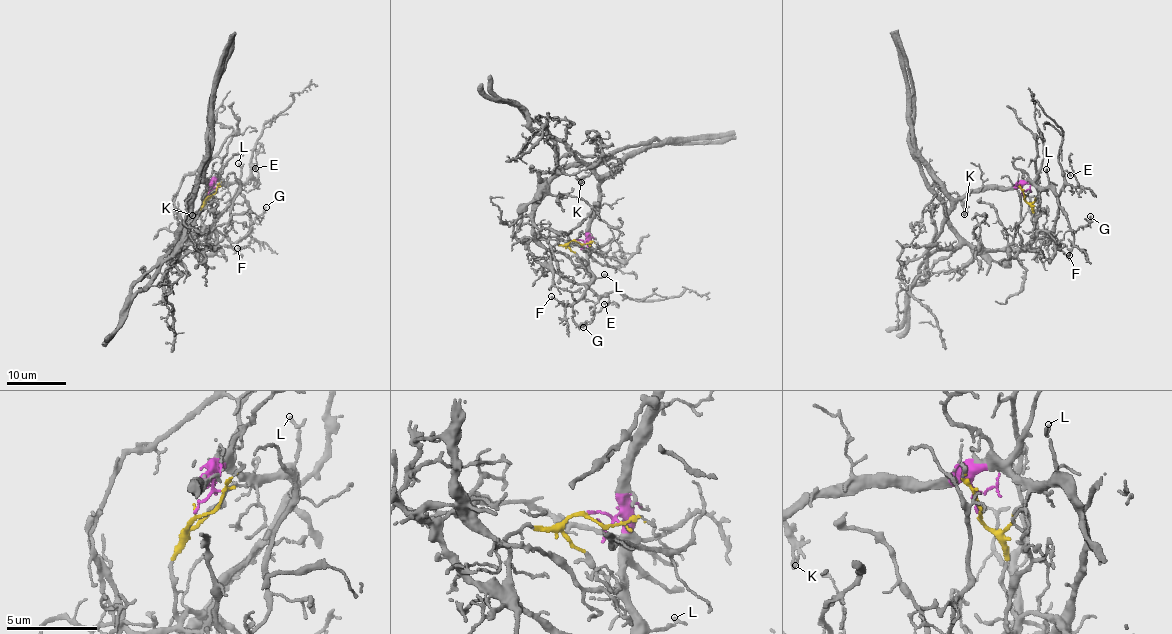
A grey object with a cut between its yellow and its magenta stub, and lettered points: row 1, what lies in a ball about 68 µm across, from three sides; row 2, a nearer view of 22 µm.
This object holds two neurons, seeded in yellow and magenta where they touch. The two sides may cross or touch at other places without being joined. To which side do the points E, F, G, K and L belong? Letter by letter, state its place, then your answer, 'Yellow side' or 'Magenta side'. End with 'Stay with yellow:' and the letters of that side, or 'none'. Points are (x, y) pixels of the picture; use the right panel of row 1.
E: Place: (1070, 175). Magenta side
F: Place: (1069, 255). Magenta side
G: Place: (1090, 216). Magenta side
K: Place: (964, 214). Magenta side
L: Place: (1046, 169). Magenta side
Stay with yellow: none

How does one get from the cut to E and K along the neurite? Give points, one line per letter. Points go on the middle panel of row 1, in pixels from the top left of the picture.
E: (576, 240), (579, 240), (586, 250), (589, 286), (608, 299), (604, 303)
K: (576, 240), (588, 239), (588, 222), (598, 189), (617, 168), (617, 161), (608, 158), (583, 176), (581, 182)

